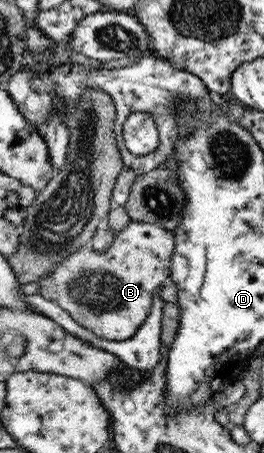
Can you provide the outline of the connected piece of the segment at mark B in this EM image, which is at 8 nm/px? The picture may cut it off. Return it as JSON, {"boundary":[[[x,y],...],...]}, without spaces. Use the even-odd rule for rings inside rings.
{"boundary":[[[131,220],[115,236],[108,251],[96,251],[91,244],[86,244],[40,277],[37,280],[39,297],[58,304],[78,324],[98,337],[128,340],[149,316],[154,290],[169,281],[175,240],[172,231]]]}

